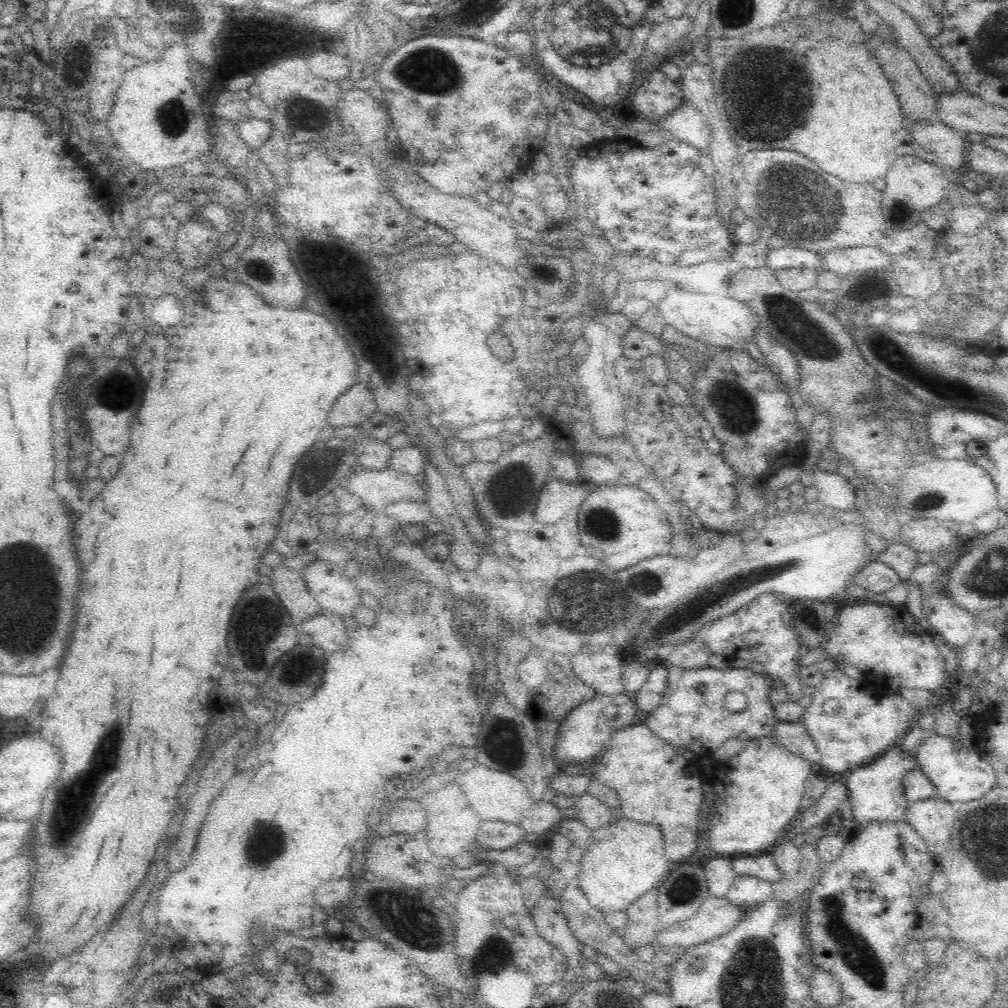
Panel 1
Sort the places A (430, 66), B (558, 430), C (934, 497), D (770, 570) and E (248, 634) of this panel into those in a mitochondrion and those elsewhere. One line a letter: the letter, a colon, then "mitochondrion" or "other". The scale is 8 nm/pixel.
A: mitochondrion
B: other
C: mitochondrion
D: mitochondrion
E: mitochondrion

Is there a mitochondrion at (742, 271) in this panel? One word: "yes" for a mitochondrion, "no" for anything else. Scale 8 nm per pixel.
no

